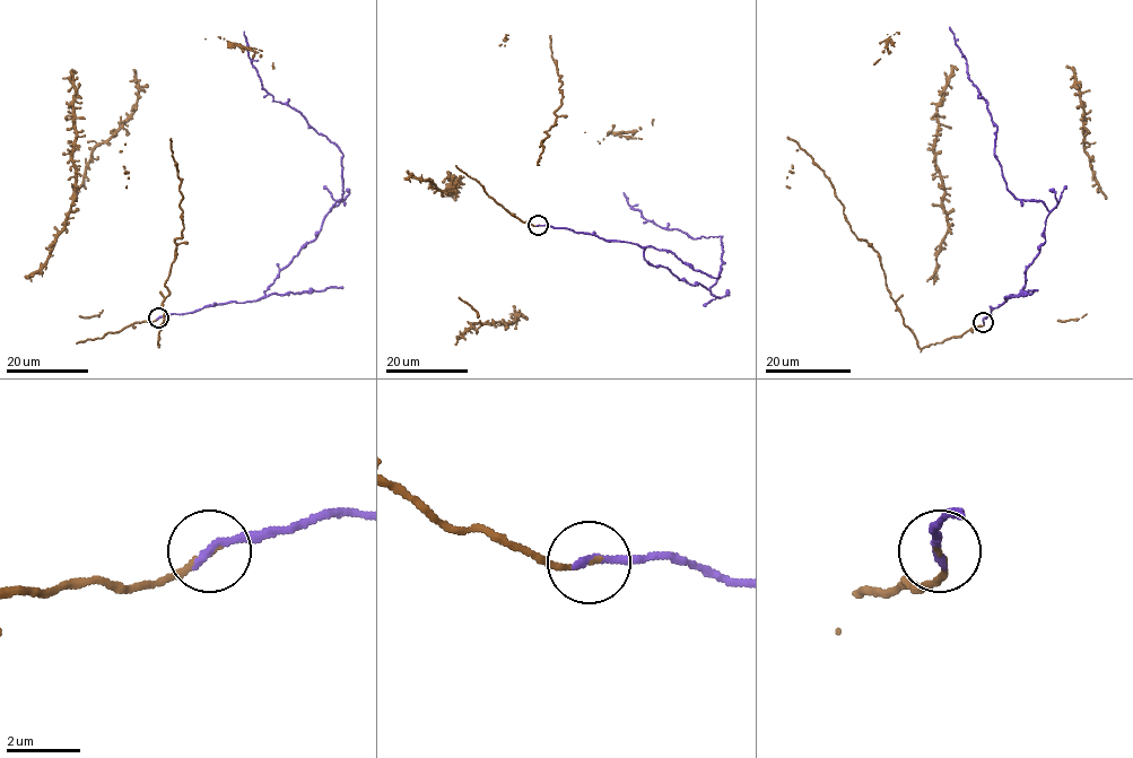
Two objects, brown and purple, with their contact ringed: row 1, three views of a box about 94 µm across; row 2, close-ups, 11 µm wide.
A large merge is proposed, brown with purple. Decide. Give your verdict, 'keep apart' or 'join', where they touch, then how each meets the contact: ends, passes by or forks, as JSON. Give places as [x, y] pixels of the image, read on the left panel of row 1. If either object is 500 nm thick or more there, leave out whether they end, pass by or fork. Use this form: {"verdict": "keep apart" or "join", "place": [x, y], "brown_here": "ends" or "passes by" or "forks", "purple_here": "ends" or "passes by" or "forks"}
{"verdict": "join", "place": [158, 317], "brown_here": "ends", "purple_here": "ends"}

